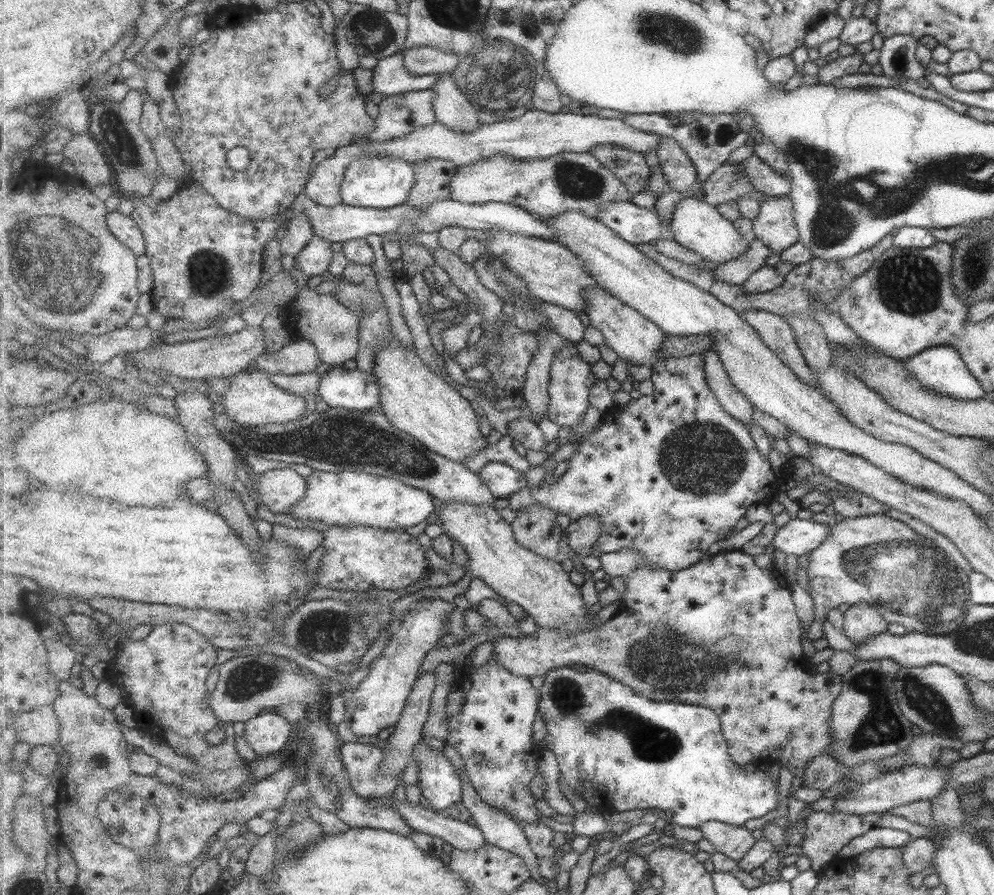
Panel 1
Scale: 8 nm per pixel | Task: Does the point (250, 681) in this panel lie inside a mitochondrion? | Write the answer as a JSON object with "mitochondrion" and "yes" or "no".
{"mitochondrion":"yes"}

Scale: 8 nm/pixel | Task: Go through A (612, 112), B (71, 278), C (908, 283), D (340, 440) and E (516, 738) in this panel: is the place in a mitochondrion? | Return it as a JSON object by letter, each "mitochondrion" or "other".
{"A":"other","B":"mitochondrion","C":"mitochondrion","D":"mitochondrion","E":"other"}

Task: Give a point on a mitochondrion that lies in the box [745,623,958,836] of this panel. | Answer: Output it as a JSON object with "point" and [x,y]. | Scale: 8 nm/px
{"point":[881,726]}

